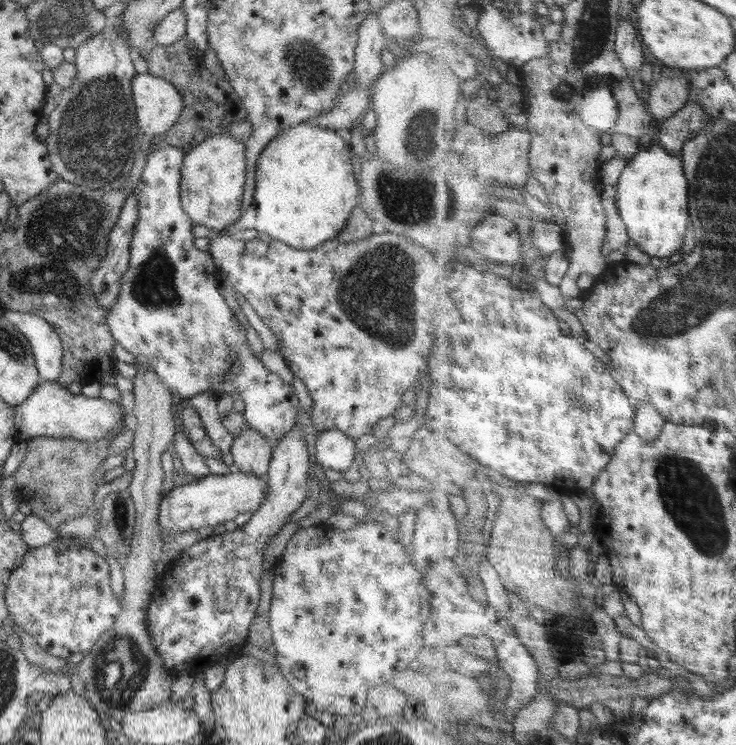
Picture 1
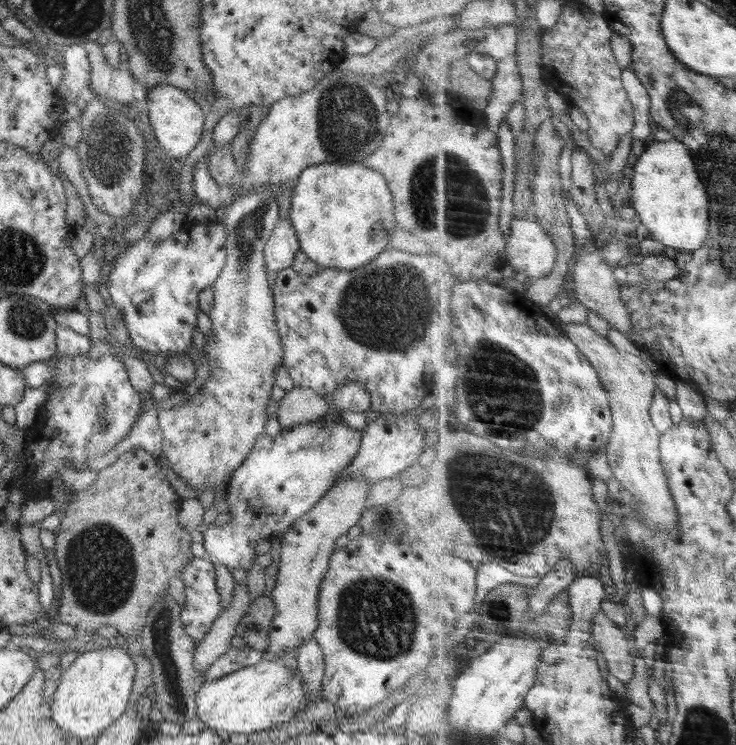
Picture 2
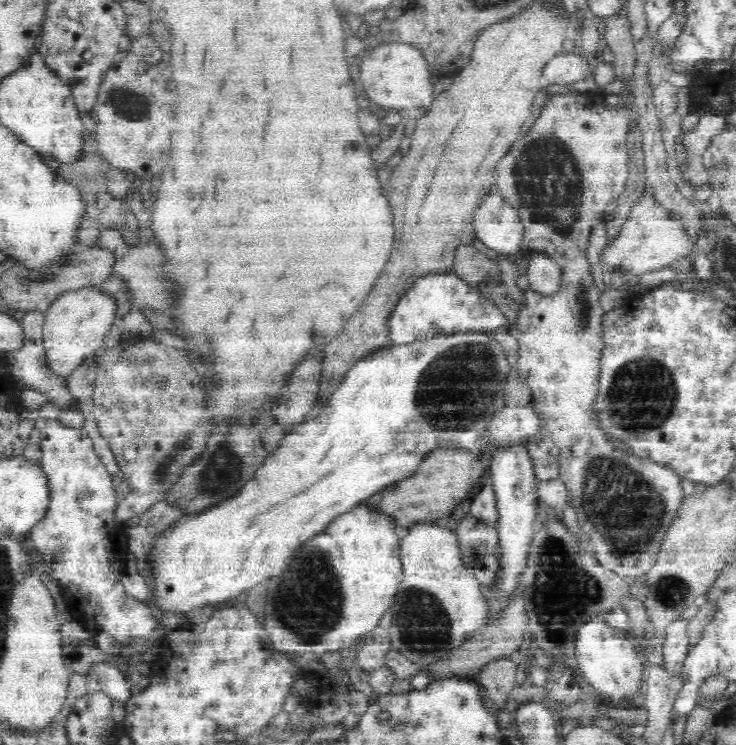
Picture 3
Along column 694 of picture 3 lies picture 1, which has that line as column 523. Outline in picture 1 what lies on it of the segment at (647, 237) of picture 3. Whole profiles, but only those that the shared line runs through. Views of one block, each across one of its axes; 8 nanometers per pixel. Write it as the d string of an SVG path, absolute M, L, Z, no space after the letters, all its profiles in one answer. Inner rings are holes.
M494 213L474 230L472 245L486 258L497 263L514 264L523 260L526 251L524 238L516 222Z

